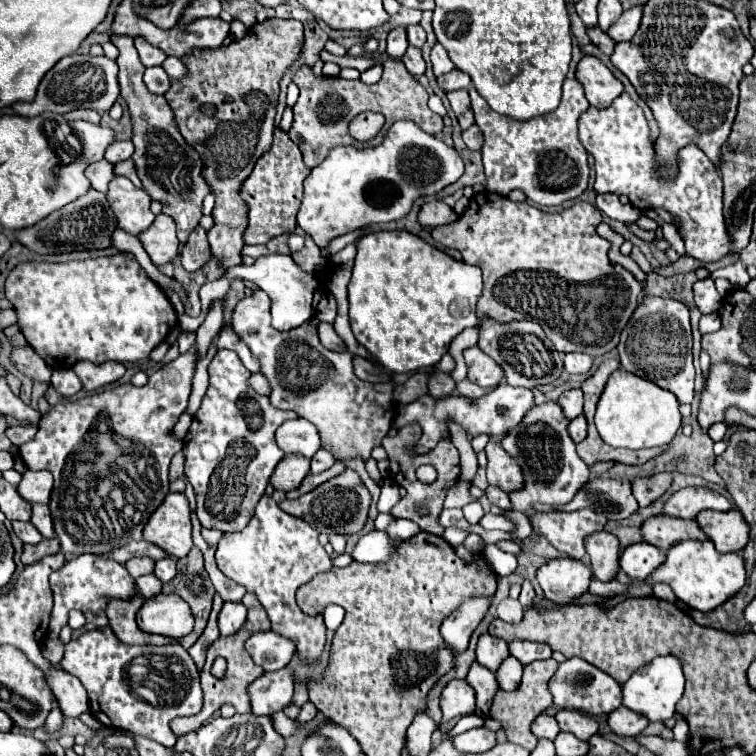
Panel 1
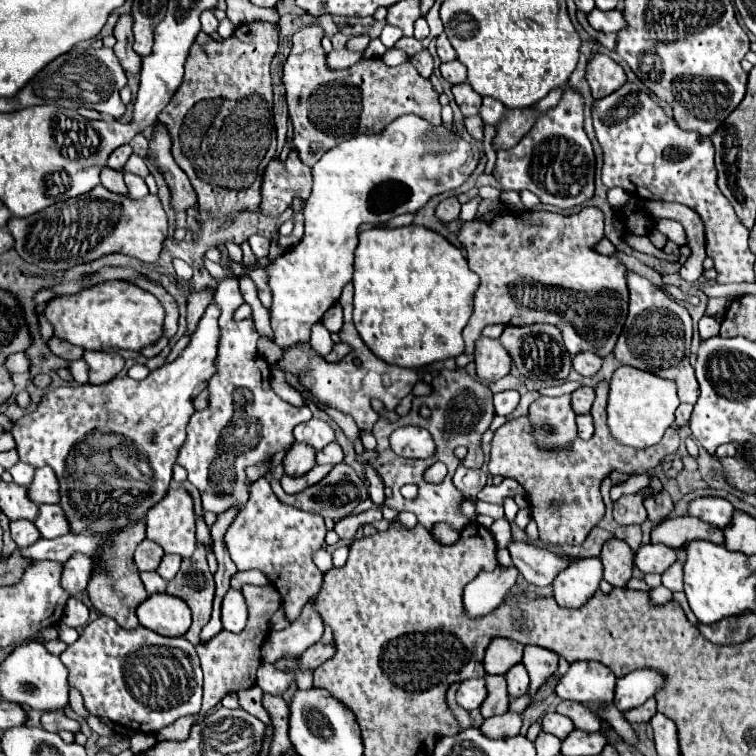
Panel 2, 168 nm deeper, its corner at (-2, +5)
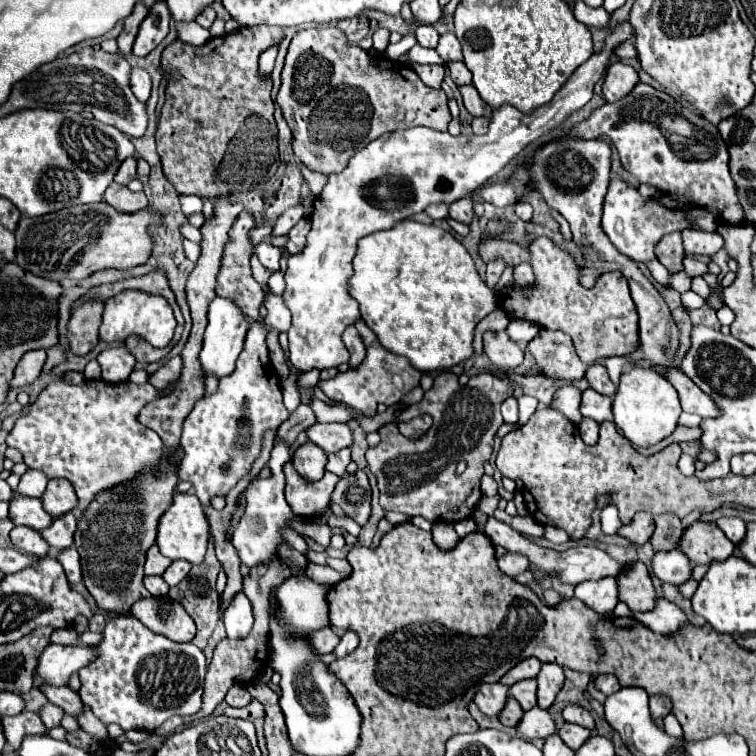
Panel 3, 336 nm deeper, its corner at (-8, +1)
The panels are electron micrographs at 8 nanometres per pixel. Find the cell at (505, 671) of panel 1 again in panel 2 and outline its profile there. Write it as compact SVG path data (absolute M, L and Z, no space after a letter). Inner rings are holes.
M517 663L515 667L511 667L505 673L505 679L507 679L507 685L509 685L509 695L513 699L525 695L525 691L529 689L529 675L527 675L527 669L523 667L523 663Z

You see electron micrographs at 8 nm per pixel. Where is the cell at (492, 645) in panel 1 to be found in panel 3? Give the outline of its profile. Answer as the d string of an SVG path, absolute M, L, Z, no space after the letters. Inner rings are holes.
M529 657L529 659L521 661L517 667L513 667L513 671L509 671L509 673L501 679L501 683L505 683L505 685L511 687L511 685L515 685L515 683L521 681L521 679L533 679L533 677L537 677L539 671L541 671L541 661Z

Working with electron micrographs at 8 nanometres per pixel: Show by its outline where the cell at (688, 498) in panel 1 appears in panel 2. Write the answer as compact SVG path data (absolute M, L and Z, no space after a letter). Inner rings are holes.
M697 497L687 505L687 511L689 515L723 529L731 521L733 505L723 497Z

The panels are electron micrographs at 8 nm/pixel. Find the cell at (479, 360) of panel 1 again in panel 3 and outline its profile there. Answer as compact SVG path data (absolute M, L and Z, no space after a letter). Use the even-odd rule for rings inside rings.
M487 331L483 335L485 353L499 369L511 369L523 363L523 349L507 335L507 331Z

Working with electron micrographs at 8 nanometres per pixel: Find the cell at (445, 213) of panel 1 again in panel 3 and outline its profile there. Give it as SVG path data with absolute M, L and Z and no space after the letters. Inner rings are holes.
M463 197L463 199L457 199L449 205L449 215L455 219L455 221L461 221L465 225L469 225L473 221L473 201L469 197Z

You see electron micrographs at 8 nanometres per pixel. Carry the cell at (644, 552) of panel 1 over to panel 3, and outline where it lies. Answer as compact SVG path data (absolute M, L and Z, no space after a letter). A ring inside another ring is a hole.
M673 549L673 551L661 551L655 553L653 557L653 571L663 583L673 583L673 585L683 585L685 581L691 579L693 565L685 557L683 551Z

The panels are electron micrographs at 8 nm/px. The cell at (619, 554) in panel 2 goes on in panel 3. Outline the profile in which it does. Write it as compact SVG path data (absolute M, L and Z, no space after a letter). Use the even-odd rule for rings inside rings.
M637 561L625 569L625 575L617 579L619 599L627 603L631 611L651 611L657 603L657 591L653 587L647 567Z

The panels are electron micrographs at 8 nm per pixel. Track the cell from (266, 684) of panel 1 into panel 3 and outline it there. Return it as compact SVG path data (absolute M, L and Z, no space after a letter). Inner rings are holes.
M349 629L349 631L343 635L341 643L337 645L337 649L335 649L335 655L337 655L337 657L343 657L343 655L351 653L353 649L357 649L357 645L359 645L359 635L357 635L353 629Z

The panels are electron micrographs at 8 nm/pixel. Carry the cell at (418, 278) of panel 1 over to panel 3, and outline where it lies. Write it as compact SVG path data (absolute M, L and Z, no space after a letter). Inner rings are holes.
M399 221L397 225L393 225L391 229L387 231L377 231L377 233L371 233L371 235L365 235L361 241L359 241L359 249L357 249L357 255L353 259L353 275L349 279L349 295L359 303L359 311L361 311L361 317L363 321L375 331L375 335L381 339L381 345L387 347L389 351L397 353L397 355L403 355L407 357L413 367L417 367L419 371L437 371L437 369L451 369L455 365L459 365L461 361L469 359L473 355L473 335L475 335L475 327L477 323L489 315L493 309L497 309L497 299L493 295L493 291L483 283L483 279L479 277L477 269L475 269L475 263L471 259L471 255L467 253L467 249L445 229L441 227L435 227L435 225L421 225L417 221Z

